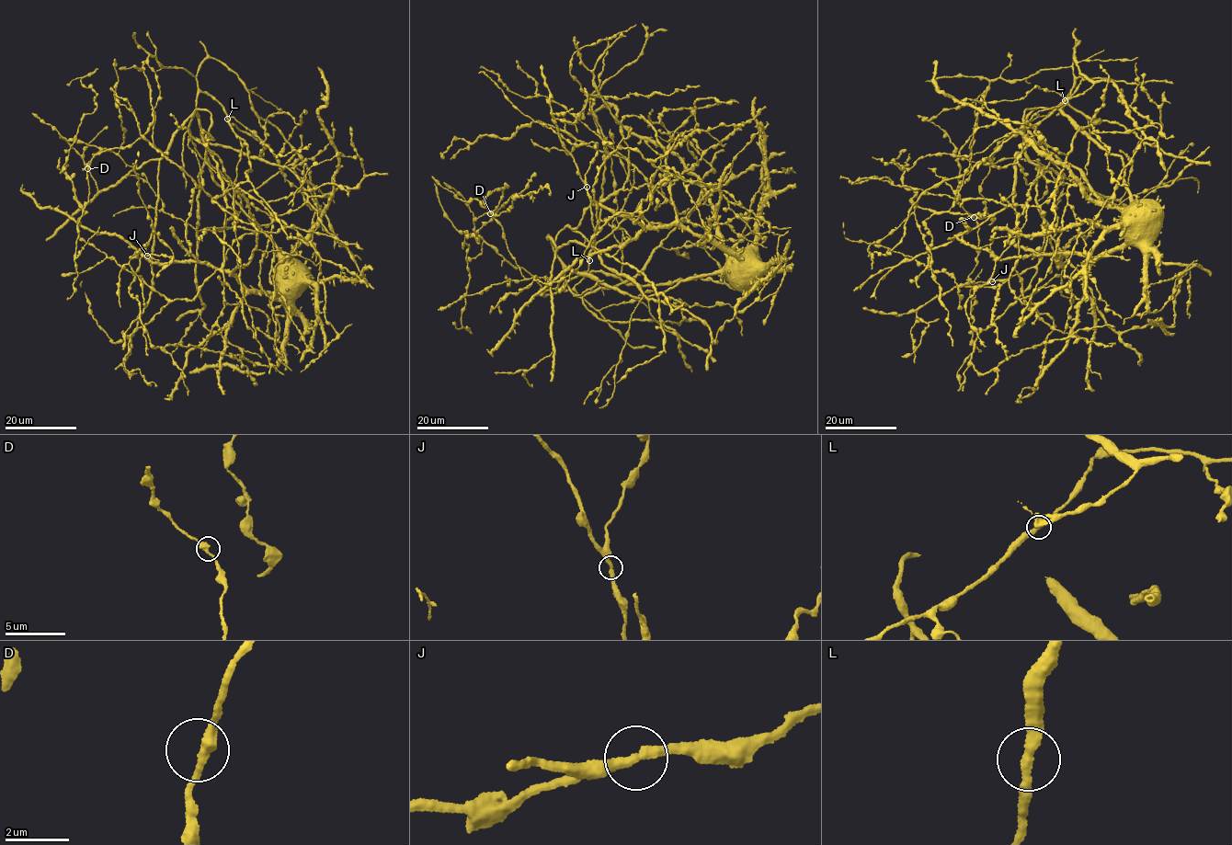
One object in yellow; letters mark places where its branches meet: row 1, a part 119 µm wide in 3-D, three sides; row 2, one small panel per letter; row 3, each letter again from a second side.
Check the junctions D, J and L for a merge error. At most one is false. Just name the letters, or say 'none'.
none

